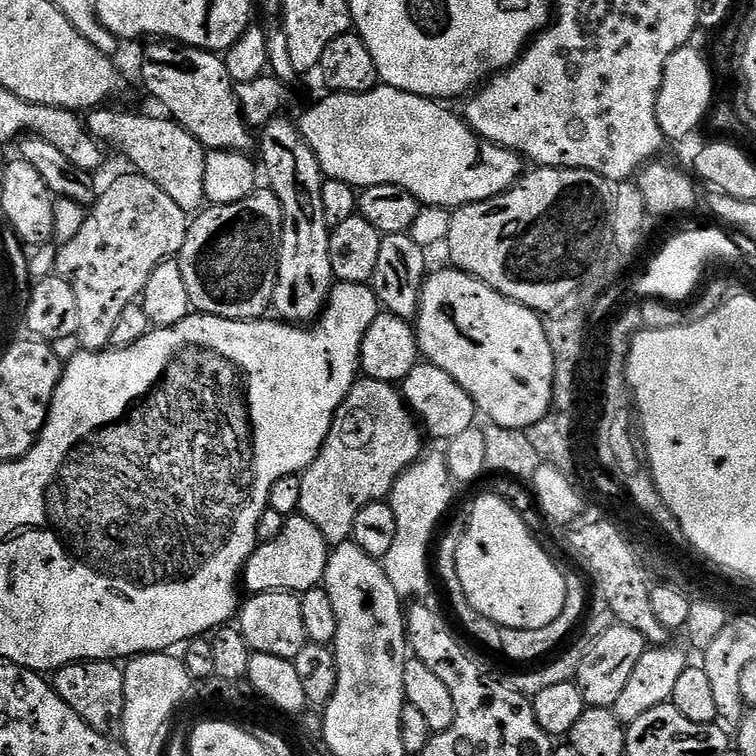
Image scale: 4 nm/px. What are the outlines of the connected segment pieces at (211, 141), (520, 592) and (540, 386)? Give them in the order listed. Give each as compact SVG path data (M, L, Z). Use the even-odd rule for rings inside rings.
M152 42L140 64L144 88L165 108L171 119L180 124L206 150L251 153L254 132L240 114L234 82L224 65L223 55L186 48L175 42Z
M480 496L472 504L472 513L468 516L468 525L464 528L464 533L459 533L458 543L456 546L456 569L458 570L458 582L462 582L462 590L468 599L470 605L477 614L493 620L495 624L501 624L503 628L521 628L522 630L538 630L542 626L550 626L558 614L566 606L566 582L564 581L565 573L560 572L560 568L544 553L544 548L538 541L532 537L532 532L528 529L528 524L503 500L500 496Z
M445 266L441 272L436 272L433 276L432 273L425 275L424 284L420 287L420 309L414 317L416 344L420 348L421 357L427 363L446 370L446 374L450 374L450 378L454 378L454 382L458 382L458 386L462 386L462 390L466 390L466 394L470 394L470 398L476 403L477 413L483 419L485 416L485 421L491 422L498 427L521 430L537 427L543 421L544 415L553 407L552 382L554 378L554 356L550 350L550 342L544 333L544 326L545 321L542 319L541 313L532 312L526 306L522 306L518 302L514 302L510 298L498 294L498 290L486 286L478 278L474 278L465 272L459 272L457 268L451 266Z

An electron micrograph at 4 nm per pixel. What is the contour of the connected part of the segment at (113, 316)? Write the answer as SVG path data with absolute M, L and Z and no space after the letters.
M131 174L132 176L120 176L117 180L112 180L104 188L104 193L95 197L94 203L91 205L90 211L85 215L82 222L82 230L78 230L78 234L74 234L74 238L70 238L70 242L59 245L60 253L56 256L55 275L60 276L70 286L70 290L74 292L74 299L78 302L78 330L76 331L75 343L80 343L79 347L85 352L98 352L107 349L111 342L111 335L118 318L121 317L124 307L137 303L138 297L143 293L146 282L150 278L150 274L154 274L154 270L166 259L179 257L182 246L186 242L186 234L190 223L189 213L182 210L182 206L178 206L178 202L174 202L174 198L170 198L170 194L166 194L166 190L158 190L158 186L154 186L154 182L150 182L150 178L139 174Z

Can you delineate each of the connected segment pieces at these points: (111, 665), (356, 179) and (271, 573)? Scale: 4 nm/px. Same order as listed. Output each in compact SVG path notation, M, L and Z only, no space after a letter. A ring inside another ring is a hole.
M85 660L78 664L67 664L51 673L50 683L56 693L94 730L103 736L115 737L120 730L124 709L124 669L110 660Z
M377 86L371 88L368 92L355 92L354 94L346 94L345 92L338 92L335 94L325 95L325 100L320 100L317 104L312 104L298 119L298 129L301 138L308 144L310 150L315 154L323 175L330 180L337 180L338 182L346 182L350 187L363 190L370 186L402 186L402 190L406 190L410 194L414 194L414 198L420 201L421 205L430 208L447 208L455 210L462 207L463 204L473 204L474 202L482 202L494 198L498 194L505 192L512 187L522 175L521 157L516 153L511 152L508 148L498 146L489 140L483 140L477 132L472 131L468 124L459 115L456 116L451 112L451 107L445 106L443 103L435 100L429 100L427 96L419 96L418 94L410 94L403 92L397 88L390 88L387 86Z
M293 514L285 519L282 526L282 534L265 544L257 543L256 549L252 551L252 556L244 564L242 573L243 587L248 587L249 593L258 592L294 592L303 594L317 587L325 579L328 571L328 557L330 555L330 546L324 538L318 526L310 522L306 517Z

